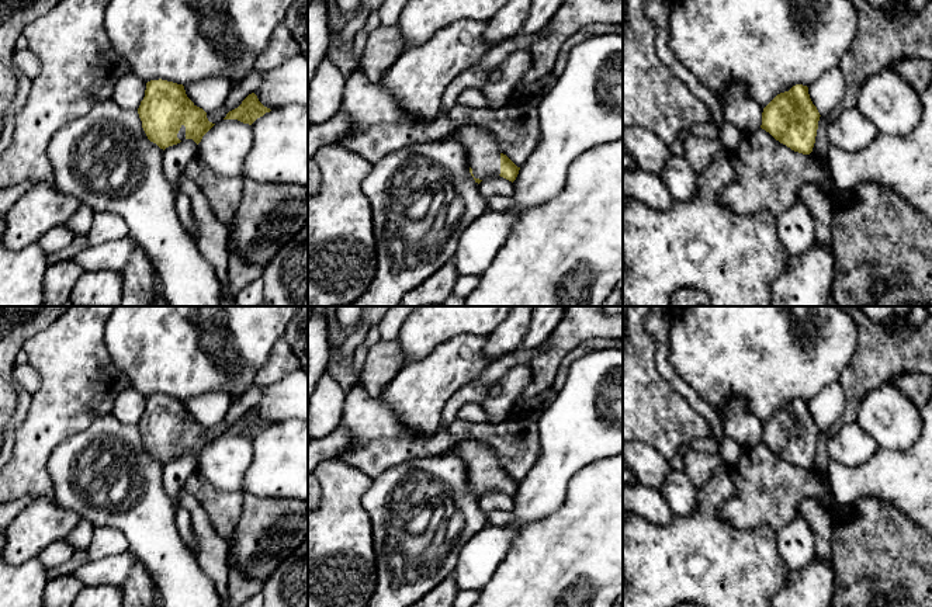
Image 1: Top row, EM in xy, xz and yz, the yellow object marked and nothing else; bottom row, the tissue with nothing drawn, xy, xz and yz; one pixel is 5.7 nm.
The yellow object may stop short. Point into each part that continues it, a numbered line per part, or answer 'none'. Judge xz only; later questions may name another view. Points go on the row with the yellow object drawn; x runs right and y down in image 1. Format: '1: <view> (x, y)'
1: xz (482, 152)

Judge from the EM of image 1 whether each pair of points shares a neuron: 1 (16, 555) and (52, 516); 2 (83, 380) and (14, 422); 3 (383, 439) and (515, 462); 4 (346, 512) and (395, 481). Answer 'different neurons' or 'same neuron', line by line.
1: same neuron
2: different neurons
3: same neuron
4: different neurons

